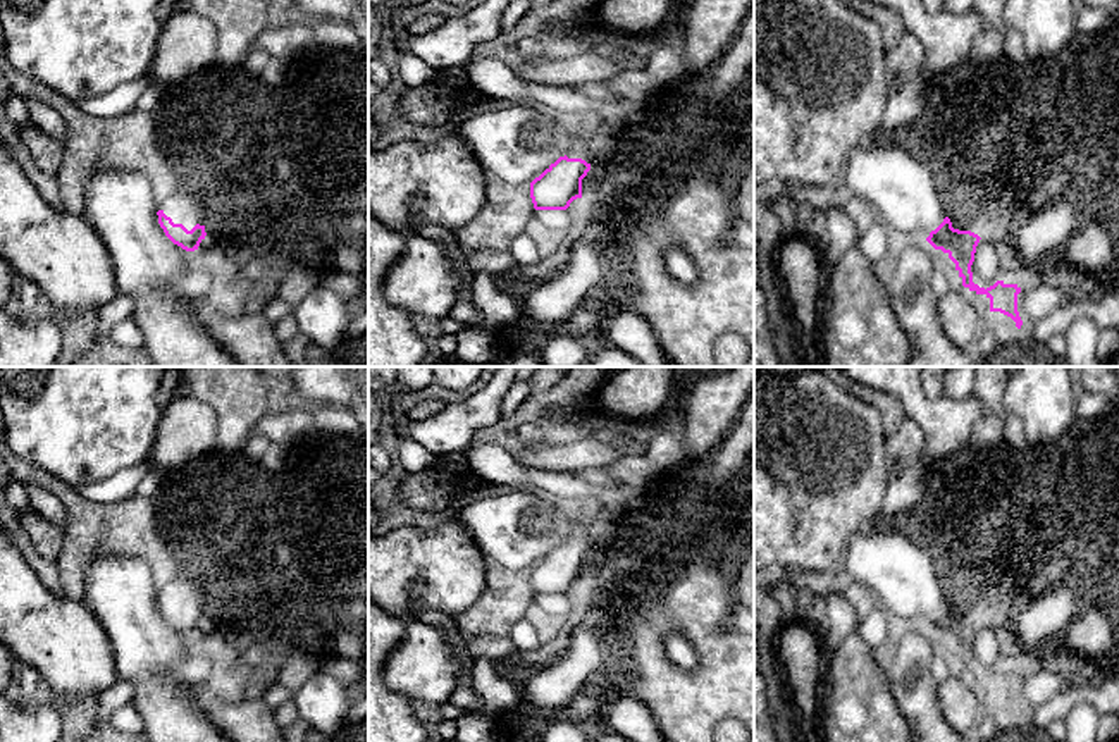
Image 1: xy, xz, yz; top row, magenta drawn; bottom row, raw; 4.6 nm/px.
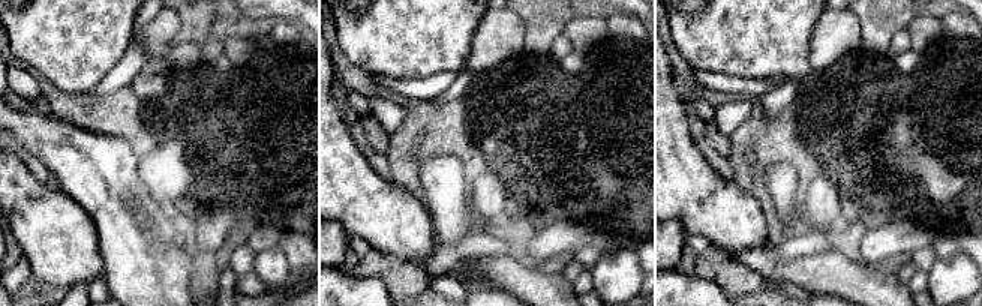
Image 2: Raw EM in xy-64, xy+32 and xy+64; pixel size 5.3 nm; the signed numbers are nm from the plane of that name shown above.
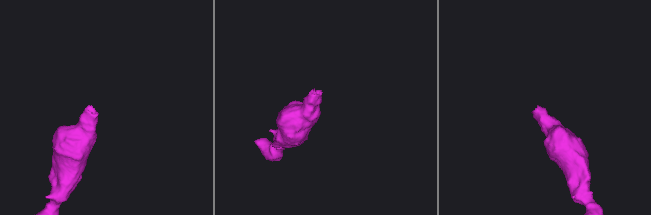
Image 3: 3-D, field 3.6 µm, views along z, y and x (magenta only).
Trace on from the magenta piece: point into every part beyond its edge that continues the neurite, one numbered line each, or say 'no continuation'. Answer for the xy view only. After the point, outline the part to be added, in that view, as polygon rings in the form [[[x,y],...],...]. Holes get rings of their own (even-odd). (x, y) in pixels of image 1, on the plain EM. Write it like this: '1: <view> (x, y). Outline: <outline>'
1: xy (186, 594). Outline: [[[177,573],[164,589],[158,591],[174,609],[182,609],[191,616],[196,609],[205,611],[207,591],[205,587]]]

